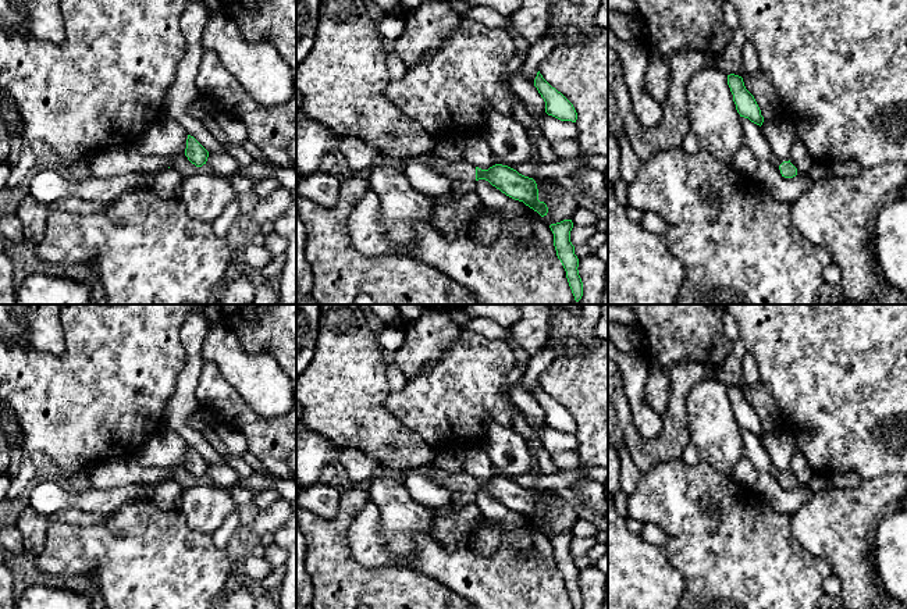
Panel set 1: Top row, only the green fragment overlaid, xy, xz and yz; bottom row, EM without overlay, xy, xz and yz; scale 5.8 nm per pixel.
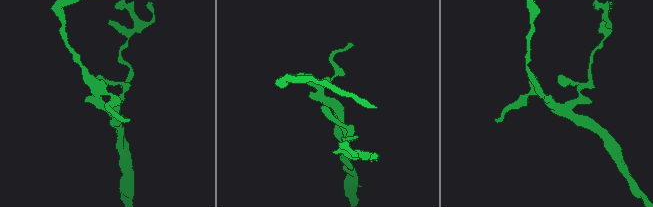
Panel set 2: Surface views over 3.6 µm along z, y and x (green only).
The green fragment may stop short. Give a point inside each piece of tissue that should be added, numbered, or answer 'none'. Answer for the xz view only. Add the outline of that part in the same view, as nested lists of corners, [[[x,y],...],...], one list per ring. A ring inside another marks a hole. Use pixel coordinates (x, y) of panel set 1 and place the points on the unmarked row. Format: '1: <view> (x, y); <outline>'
1: xz (462, 481); [[[435,469],[431,473],[440,484],[445,485],[447,488],[452,489],[454,492],[476,492],[476,478],[465,471],[458,474]]]

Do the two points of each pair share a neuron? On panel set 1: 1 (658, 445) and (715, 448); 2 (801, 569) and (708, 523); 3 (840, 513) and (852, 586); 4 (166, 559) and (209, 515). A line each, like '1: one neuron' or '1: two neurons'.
1: two neurons
2: one neuron
3: one neuron
4: two neurons

